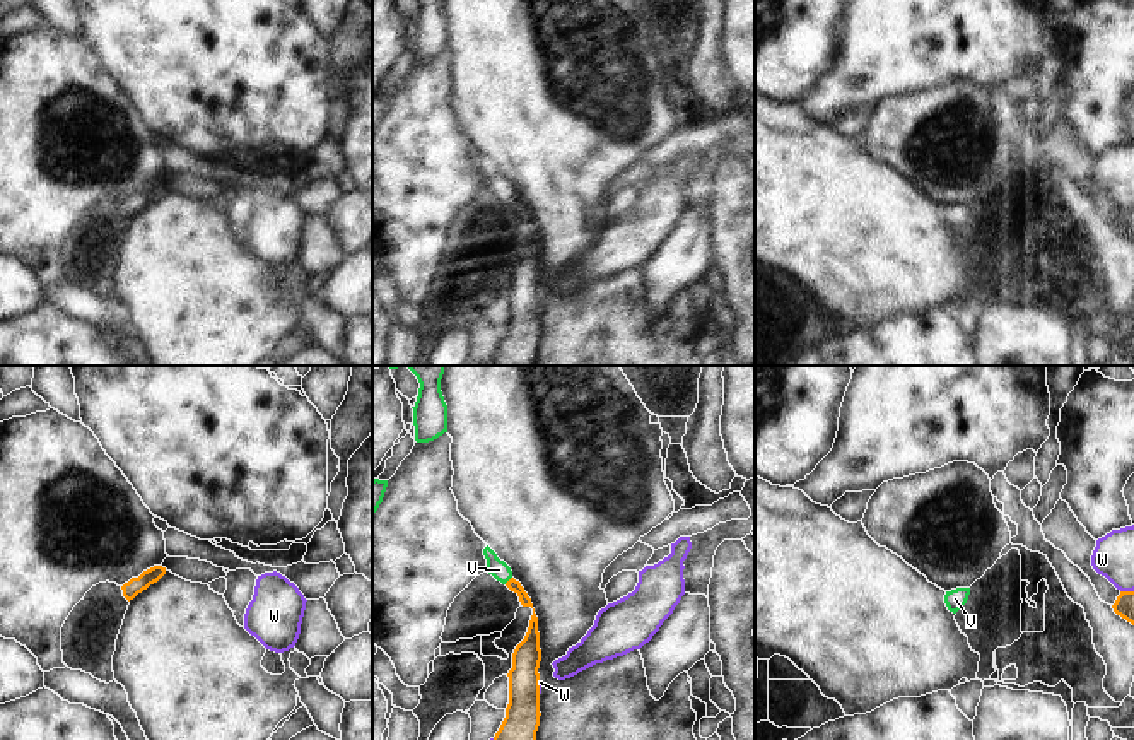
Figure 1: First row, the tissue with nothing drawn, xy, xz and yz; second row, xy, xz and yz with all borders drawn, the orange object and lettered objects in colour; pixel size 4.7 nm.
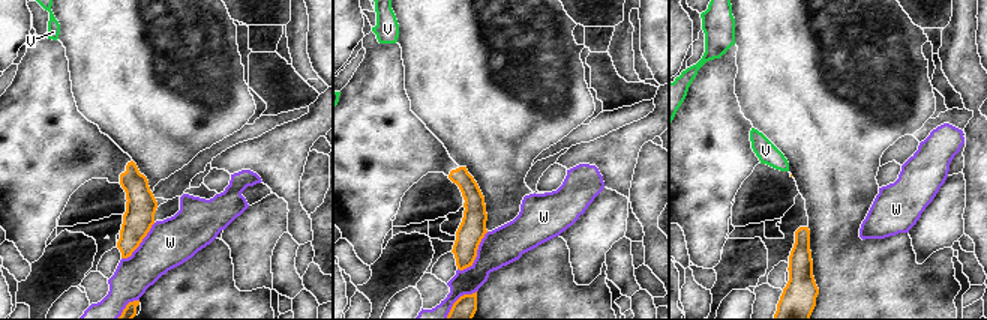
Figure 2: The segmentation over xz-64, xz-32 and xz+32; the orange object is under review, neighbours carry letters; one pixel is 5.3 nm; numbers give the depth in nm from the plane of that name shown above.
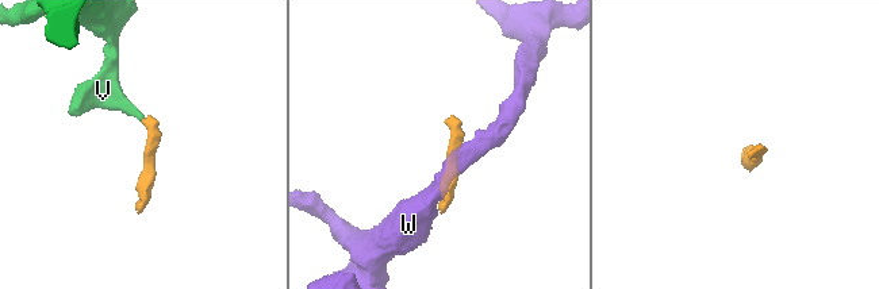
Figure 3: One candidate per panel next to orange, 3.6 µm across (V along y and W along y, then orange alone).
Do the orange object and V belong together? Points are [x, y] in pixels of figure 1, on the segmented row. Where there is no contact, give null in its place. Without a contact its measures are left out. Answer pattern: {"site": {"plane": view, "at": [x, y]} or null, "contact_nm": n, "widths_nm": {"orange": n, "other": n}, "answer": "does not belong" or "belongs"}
{"site": {"plane": "xz", "at": [509, 580]}, "contact_nm": 50, "widths_nm": {"orange": 60, "other": 90}, "answer": "belongs"}

